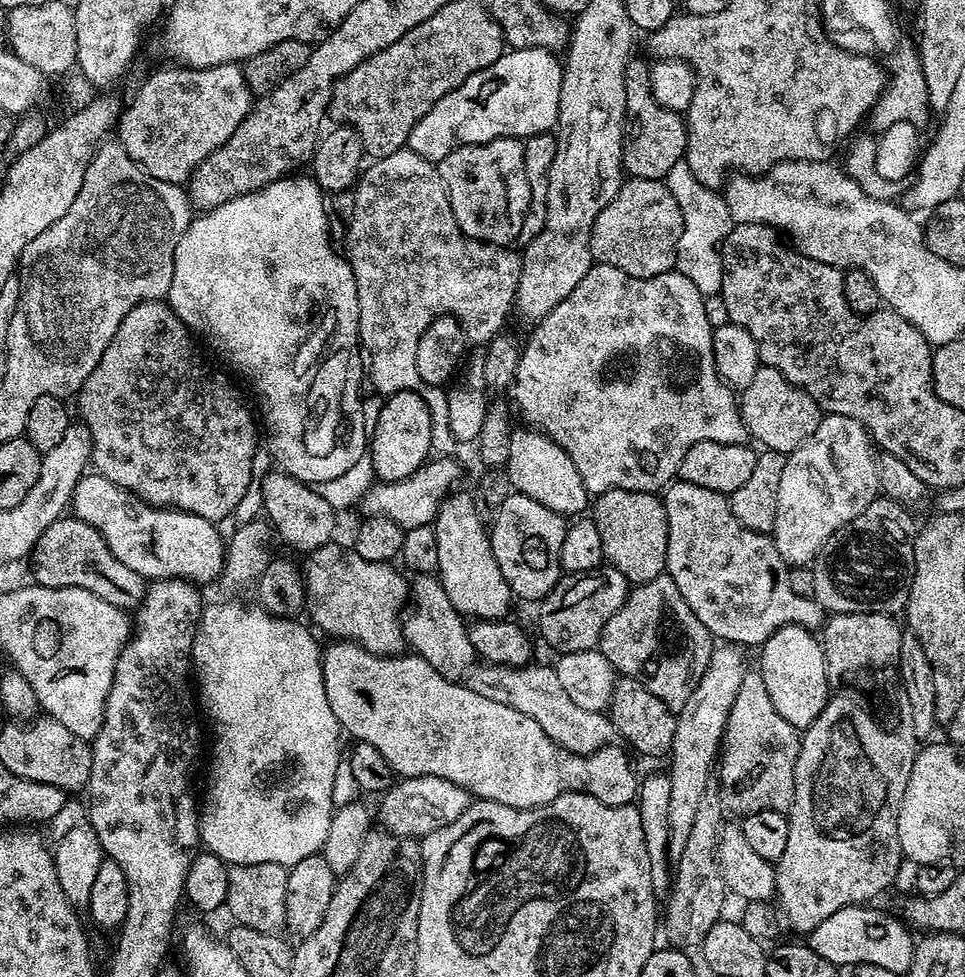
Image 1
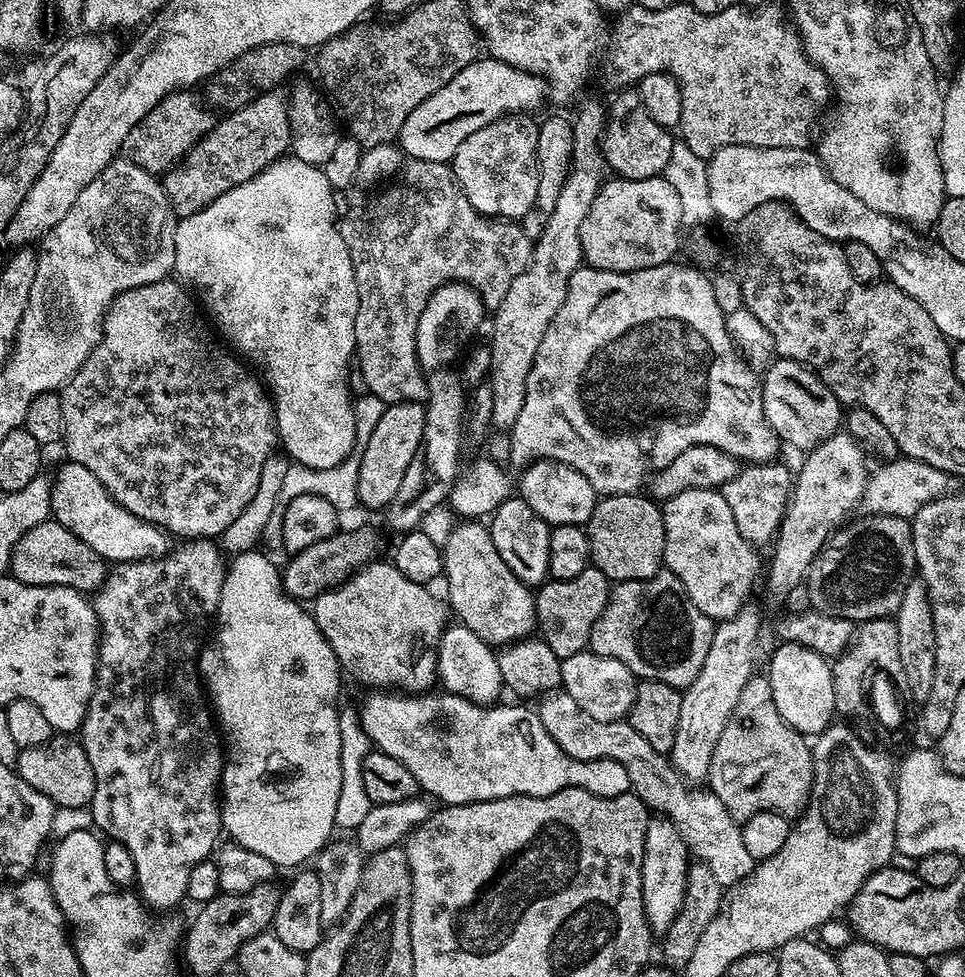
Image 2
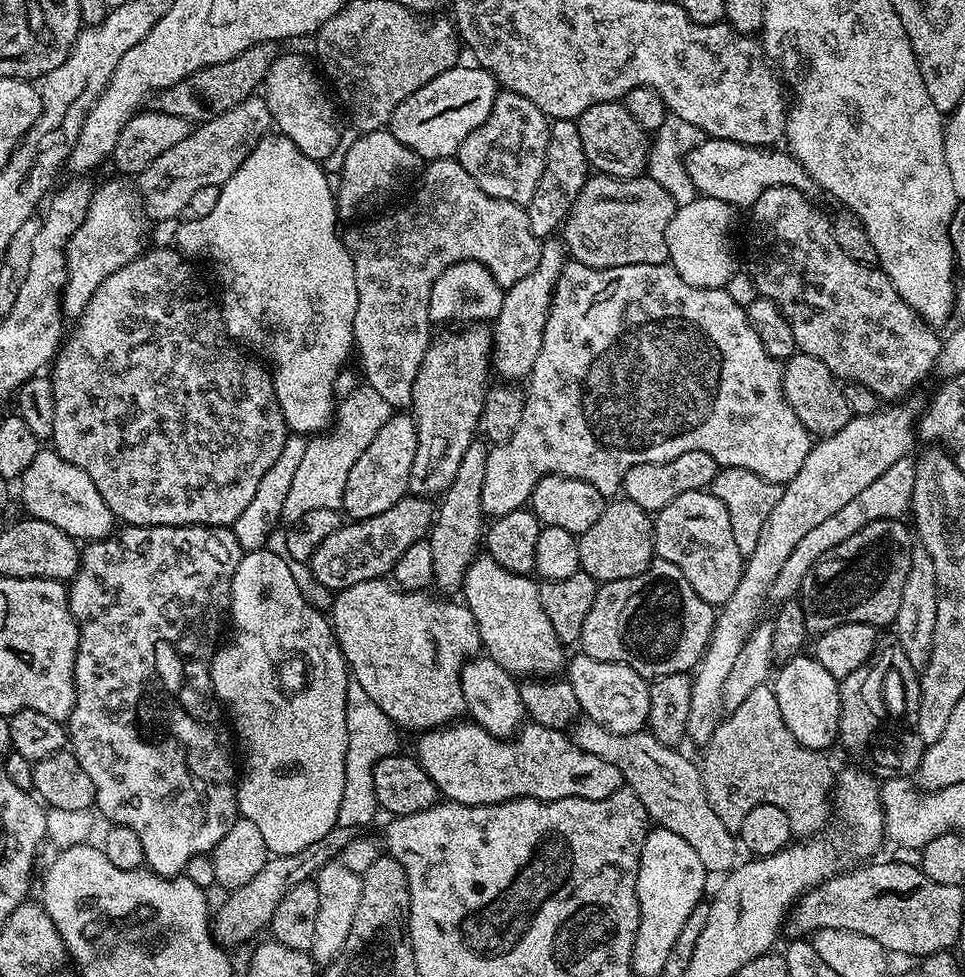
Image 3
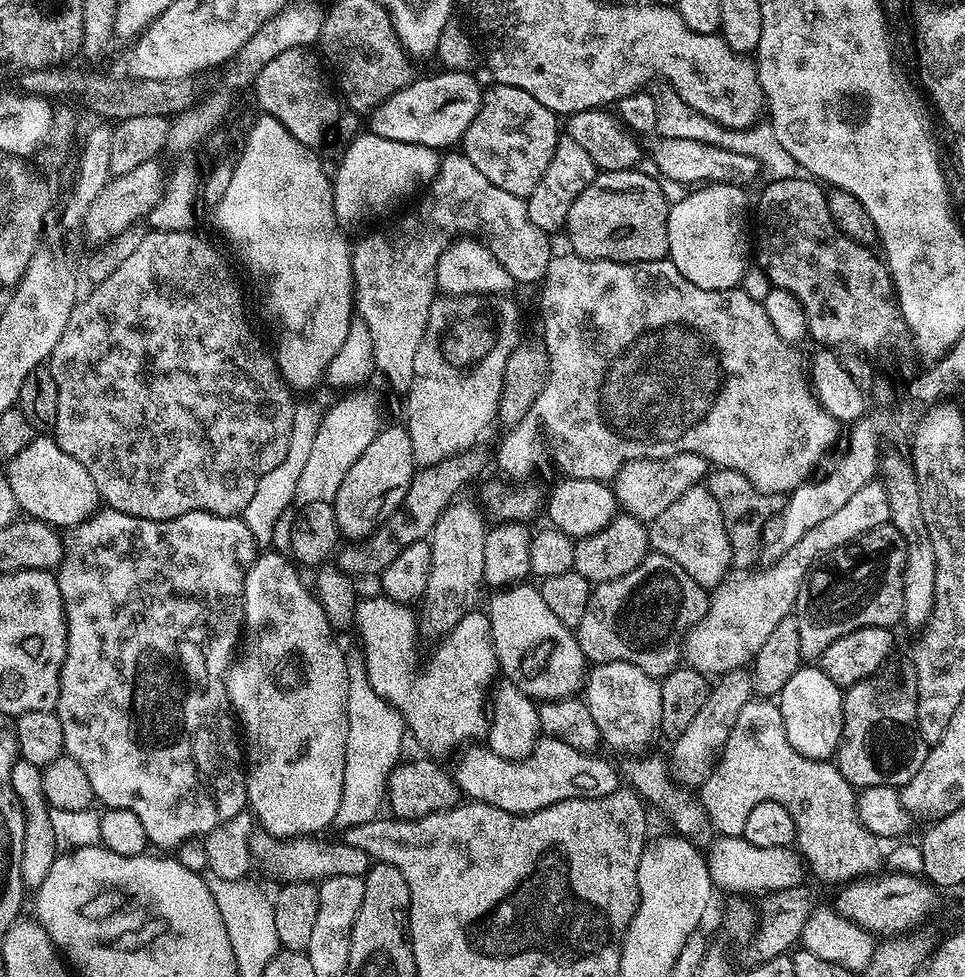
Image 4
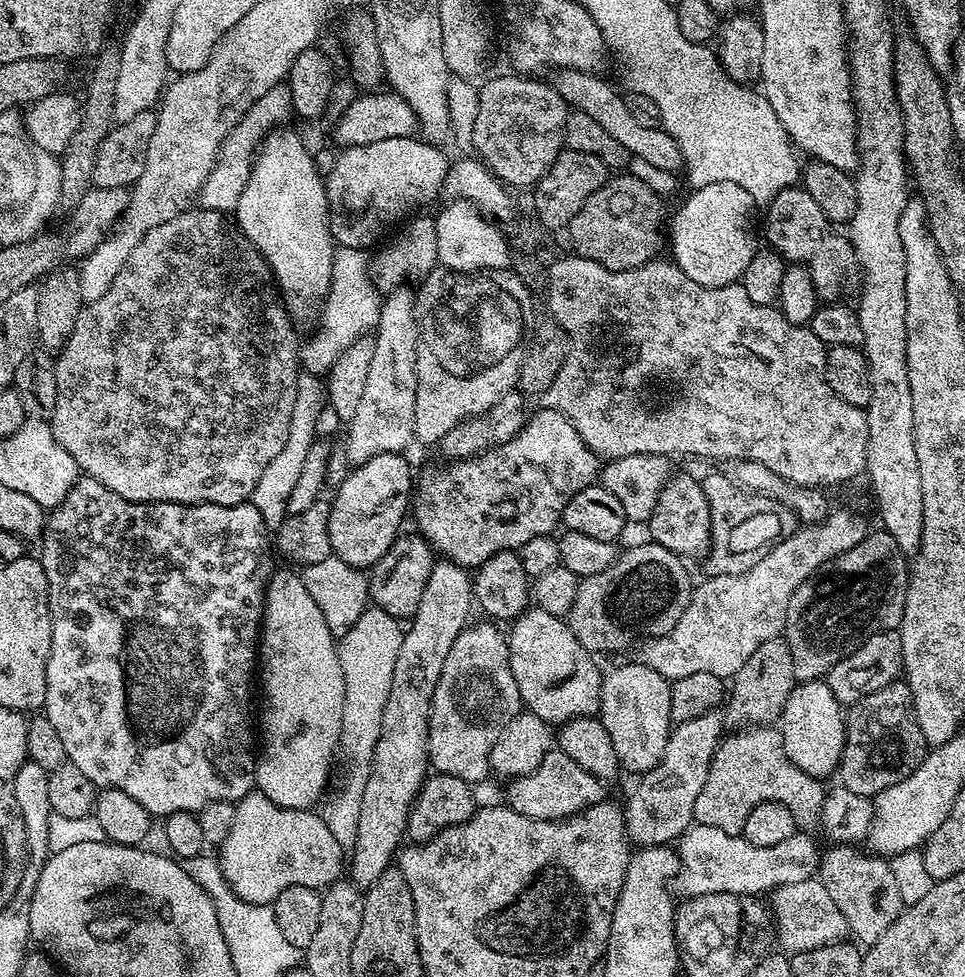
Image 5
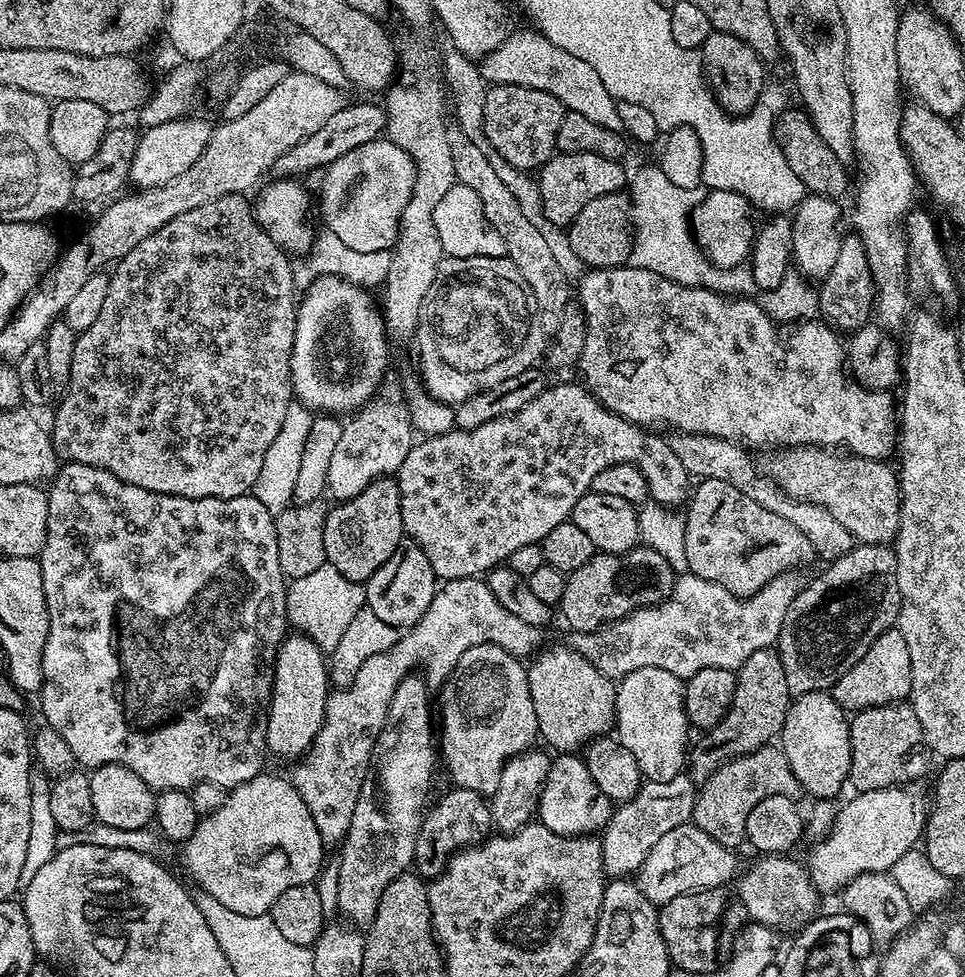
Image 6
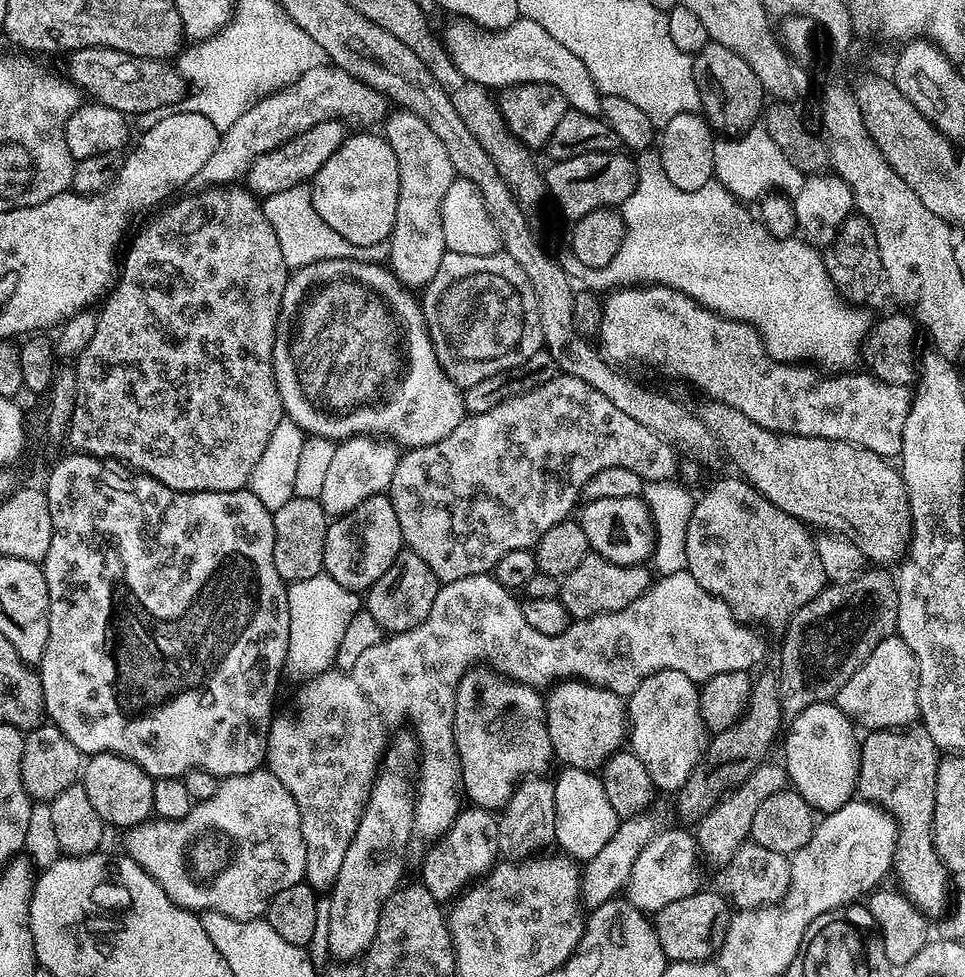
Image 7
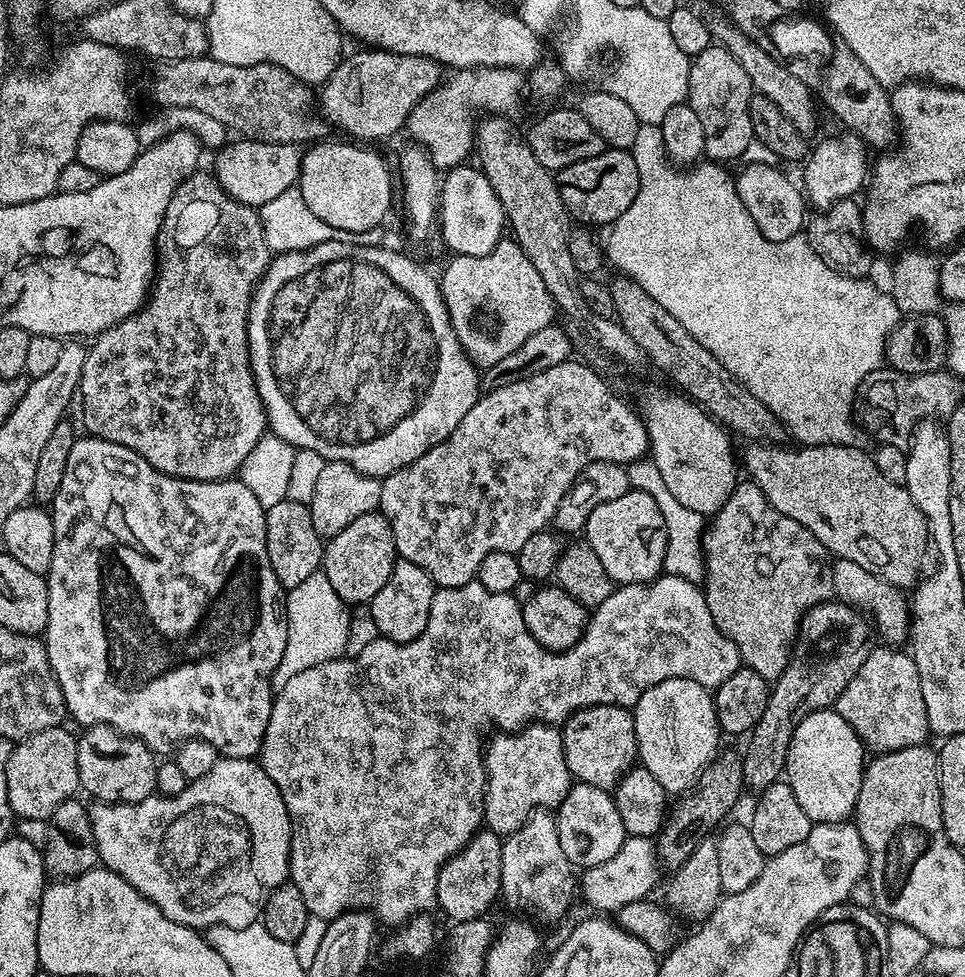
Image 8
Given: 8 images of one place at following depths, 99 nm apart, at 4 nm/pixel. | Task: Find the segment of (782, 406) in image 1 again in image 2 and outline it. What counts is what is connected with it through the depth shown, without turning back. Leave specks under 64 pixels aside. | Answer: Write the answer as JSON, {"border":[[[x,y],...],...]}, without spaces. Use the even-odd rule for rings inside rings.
{"border":[[[783,358],[773,359],[772,365],[762,373],[760,393],[762,394],[762,406],[764,407],[766,422],[772,427],[776,437],[787,447],[789,444],[792,448],[811,450],[817,448],[823,440],[829,440],[835,432],[841,431],[842,405],[840,400],[834,398],[832,391],[804,364]]]}

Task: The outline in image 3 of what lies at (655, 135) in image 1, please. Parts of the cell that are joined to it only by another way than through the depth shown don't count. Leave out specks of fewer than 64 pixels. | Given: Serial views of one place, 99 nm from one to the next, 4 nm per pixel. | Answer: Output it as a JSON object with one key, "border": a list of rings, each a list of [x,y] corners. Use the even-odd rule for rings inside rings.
{"border":[[[611,100],[598,106],[590,106],[582,115],[576,117],[578,134],[582,138],[582,150],[586,150],[589,165],[597,173],[617,176],[619,180],[629,180],[631,176],[641,175],[648,166],[649,133],[645,132],[623,103]]]}

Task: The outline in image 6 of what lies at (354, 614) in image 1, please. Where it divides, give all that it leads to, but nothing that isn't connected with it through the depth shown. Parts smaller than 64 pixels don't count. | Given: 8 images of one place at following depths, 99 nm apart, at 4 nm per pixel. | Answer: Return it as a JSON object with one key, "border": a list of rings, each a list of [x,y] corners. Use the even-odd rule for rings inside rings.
{"border":[[[497,644],[470,646],[470,650],[458,658],[458,666],[454,666],[441,692],[444,693],[440,700],[438,696],[438,752],[443,767],[444,764],[448,767],[448,776],[455,787],[474,790],[485,798],[491,797],[498,790],[504,765],[513,756],[529,751],[540,734],[538,714],[534,714],[534,702],[530,698],[527,667],[521,657],[512,656]]]}

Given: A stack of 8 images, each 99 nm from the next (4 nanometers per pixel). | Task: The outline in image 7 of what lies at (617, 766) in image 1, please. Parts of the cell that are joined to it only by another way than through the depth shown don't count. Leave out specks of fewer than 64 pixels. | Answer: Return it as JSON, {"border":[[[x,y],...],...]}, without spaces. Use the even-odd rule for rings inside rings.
{"border":[[[564,768],[560,777],[555,777],[554,810],[556,811],[556,844],[561,853],[577,862],[587,862],[614,838],[614,830],[621,817],[606,798],[599,775],[581,768]]]}

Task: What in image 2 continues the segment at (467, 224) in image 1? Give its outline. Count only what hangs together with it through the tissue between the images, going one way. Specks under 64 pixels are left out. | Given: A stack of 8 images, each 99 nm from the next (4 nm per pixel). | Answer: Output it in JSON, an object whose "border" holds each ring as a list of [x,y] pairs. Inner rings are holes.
{"border":[[[513,114],[499,116],[494,122],[482,126],[482,130],[474,130],[470,138],[462,138],[462,146],[452,155],[450,167],[456,181],[460,183],[462,194],[483,216],[523,221],[524,216],[534,206],[534,198],[538,194],[538,166],[536,165],[536,151],[538,150],[539,123],[528,114]]]}

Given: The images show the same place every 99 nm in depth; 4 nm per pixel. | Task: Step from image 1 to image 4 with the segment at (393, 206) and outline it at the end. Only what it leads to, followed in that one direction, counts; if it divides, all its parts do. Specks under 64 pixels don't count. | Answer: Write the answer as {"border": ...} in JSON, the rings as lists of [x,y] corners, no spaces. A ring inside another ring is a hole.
{"border":[[[452,150],[441,155],[438,174],[432,179],[431,184],[427,185],[419,200],[420,205],[409,216],[401,215],[401,220],[393,228],[388,228],[385,232],[372,232],[369,236],[362,237],[351,249],[354,308],[359,319],[369,327],[370,336],[373,338],[375,371],[380,371],[388,379],[393,390],[400,394],[407,393],[408,387],[412,385],[414,354],[422,342],[422,334],[430,318],[432,301],[438,295],[438,258],[442,258],[442,254],[453,240],[465,236],[484,243],[492,251],[494,258],[498,258],[498,262],[506,266],[506,274],[510,274],[510,278],[517,285],[539,285],[546,274],[546,266],[550,266],[554,255],[552,244],[548,241],[551,240],[549,233],[538,230],[538,226],[530,222],[527,203],[521,197],[506,194],[506,190],[498,190],[498,186],[494,186],[490,178],[485,178],[476,169],[474,162],[470,162],[470,158],[464,156],[463,151]]]}

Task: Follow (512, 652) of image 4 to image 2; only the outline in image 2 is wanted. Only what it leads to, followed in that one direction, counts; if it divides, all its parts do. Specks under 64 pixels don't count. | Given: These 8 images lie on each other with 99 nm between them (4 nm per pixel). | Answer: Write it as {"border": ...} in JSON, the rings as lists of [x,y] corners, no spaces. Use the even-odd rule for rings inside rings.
{"border":[[[468,518],[442,540],[444,554],[443,583],[448,583],[447,603],[455,619],[465,624],[482,642],[507,646],[531,637],[537,631],[536,598],[533,589],[524,584],[502,562],[502,554],[494,550],[489,525]]]}

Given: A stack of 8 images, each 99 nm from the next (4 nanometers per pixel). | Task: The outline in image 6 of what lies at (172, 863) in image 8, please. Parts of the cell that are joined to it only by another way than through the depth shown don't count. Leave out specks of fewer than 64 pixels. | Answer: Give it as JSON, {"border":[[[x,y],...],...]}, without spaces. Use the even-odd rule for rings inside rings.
{"border":[[[268,770],[231,789],[218,810],[207,813],[197,822],[194,834],[184,841],[182,851],[184,868],[192,875],[195,887],[210,894],[210,898],[218,898],[226,910],[247,916],[271,913],[278,894],[290,890],[290,886],[313,883],[326,863],[326,846],[318,834],[318,826],[314,826],[314,818],[310,818],[310,810],[306,810],[306,802],[302,802],[302,794],[298,794],[291,779],[271,776]]]}

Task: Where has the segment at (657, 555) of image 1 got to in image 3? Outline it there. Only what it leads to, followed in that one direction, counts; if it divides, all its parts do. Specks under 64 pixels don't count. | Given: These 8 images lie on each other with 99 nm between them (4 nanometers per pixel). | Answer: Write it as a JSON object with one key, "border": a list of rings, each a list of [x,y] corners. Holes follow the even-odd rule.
{"border":[[[612,498],[607,501],[598,514],[598,522],[590,526],[590,530],[579,533],[578,558],[580,571],[590,574],[598,582],[634,578],[634,574],[642,574],[654,559],[656,547],[652,537],[653,517],[638,502],[630,502],[627,498]]]}

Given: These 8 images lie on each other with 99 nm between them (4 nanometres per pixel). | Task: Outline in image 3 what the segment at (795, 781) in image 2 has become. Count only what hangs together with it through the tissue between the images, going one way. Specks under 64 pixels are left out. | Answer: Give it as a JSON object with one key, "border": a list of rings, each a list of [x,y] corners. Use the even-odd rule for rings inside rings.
{"border":[[[763,684],[758,686],[758,690],[750,690],[750,694],[746,694],[745,700],[742,701],[742,706],[727,713],[717,723],[714,734],[707,744],[703,745],[702,752],[706,798],[710,798],[710,806],[714,806],[714,814],[722,818],[722,826],[726,826],[726,830],[733,834],[739,833],[742,818],[746,818],[746,814],[750,814],[754,806],[763,804],[778,806],[778,810],[786,813],[786,818],[790,818],[793,837],[811,838],[825,827],[823,824],[828,820],[830,797],[834,792],[834,768],[828,765],[828,760],[824,757],[827,755],[823,751],[802,746],[798,738],[790,734],[778,710],[775,687]]]}

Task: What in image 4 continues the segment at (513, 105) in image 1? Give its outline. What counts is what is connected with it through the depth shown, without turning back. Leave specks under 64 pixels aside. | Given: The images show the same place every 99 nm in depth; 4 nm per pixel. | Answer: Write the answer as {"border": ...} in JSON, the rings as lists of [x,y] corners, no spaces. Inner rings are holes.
{"border":[[[440,70],[437,76],[428,76],[425,80],[413,79],[412,83],[390,94],[390,98],[372,109],[367,117],[367,131],[378,138],[410,142],[437,150],[448,150],[459,145],[463,141],[464,131],[470,122],[474,122],[474,114],[478,114],[480,109],[482,84],[472,75],[471,71]]]}

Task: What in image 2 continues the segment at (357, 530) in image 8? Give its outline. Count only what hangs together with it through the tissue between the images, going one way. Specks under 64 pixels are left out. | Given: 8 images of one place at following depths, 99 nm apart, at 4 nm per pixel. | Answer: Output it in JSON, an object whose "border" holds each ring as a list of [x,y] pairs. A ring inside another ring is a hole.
{"border":[[[403,400],[400,404],[387,405],[378,426],[374,429],[374,434],[371,434],[370,440],[359,453],[357,498],[363,507],[383,510],[388,507],[394,494],[398,494],[398,486],[402,486],[402,478],[406,478],[410,462],[414,462],[414,458],[420,452],[425,426],[426,414],[423,403]]]}

